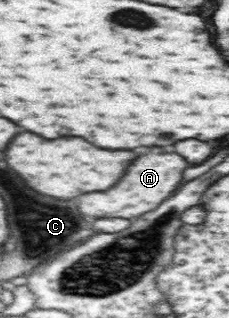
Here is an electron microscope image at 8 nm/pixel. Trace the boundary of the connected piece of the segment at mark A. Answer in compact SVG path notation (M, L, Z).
M140 154L124 172L124 176L106 192L92 192L74 198L78 212L92 218L134 218L148 210L154 210L162 200L166 200L182 182L182 172L186 162L178 154Z

